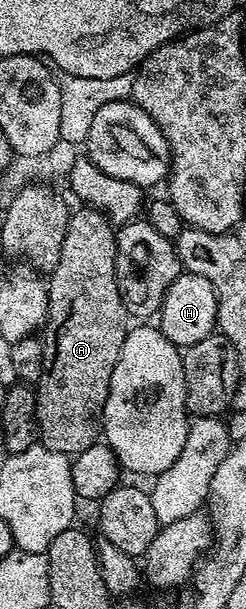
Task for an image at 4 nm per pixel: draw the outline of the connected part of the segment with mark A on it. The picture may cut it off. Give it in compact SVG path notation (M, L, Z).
M80 206L68 218L66 238L62 238L62 254L58 266L47 277L48 306L42 325L44 357L40 379L35 381L36 427L39 443L45 448L65 454L75 454L97 443L102 436L104 403L122 342L130 327L130 317L122 302L116 277L117 229L99 208Z

